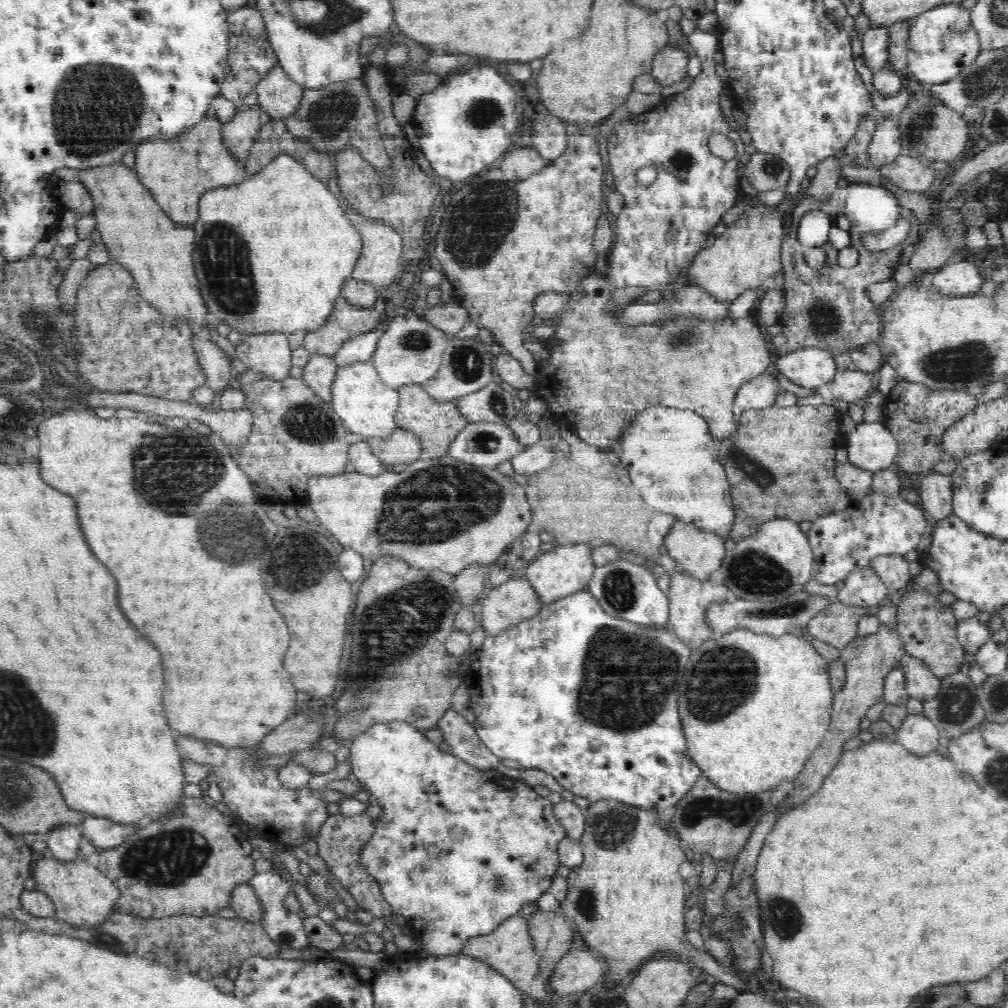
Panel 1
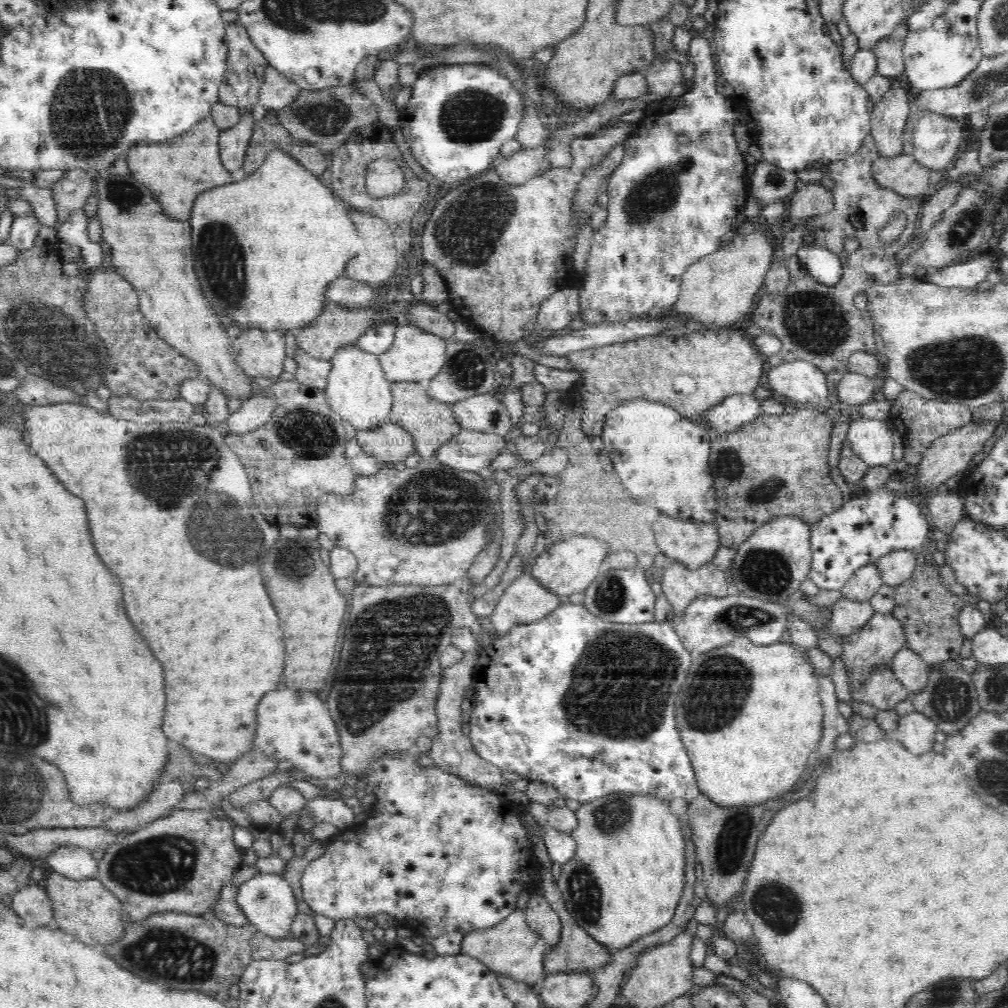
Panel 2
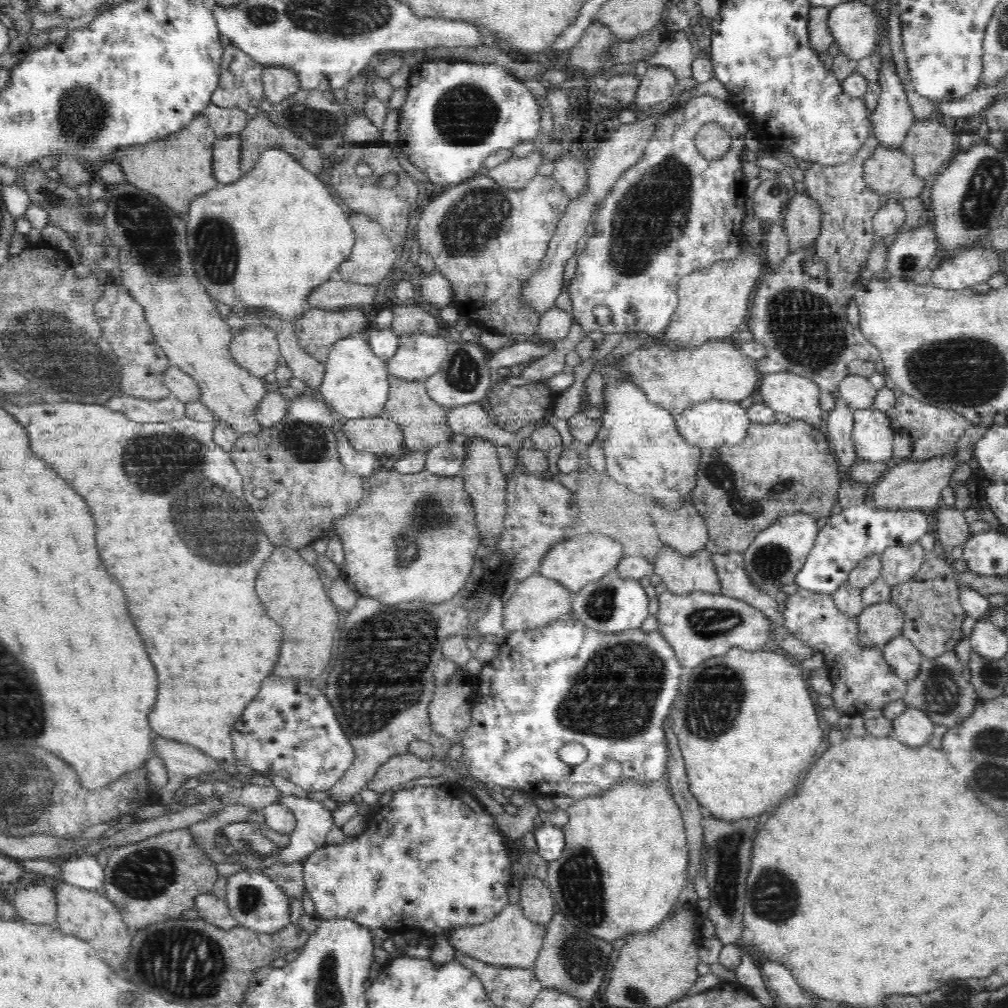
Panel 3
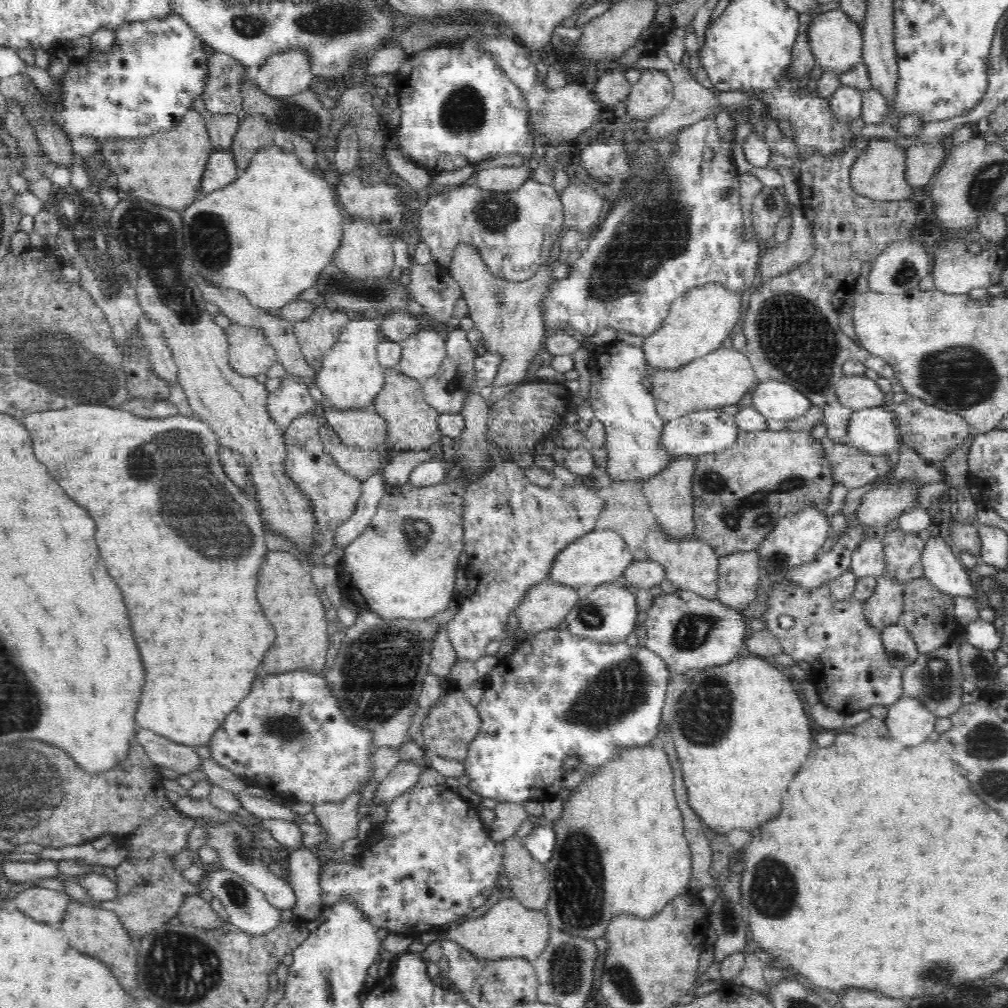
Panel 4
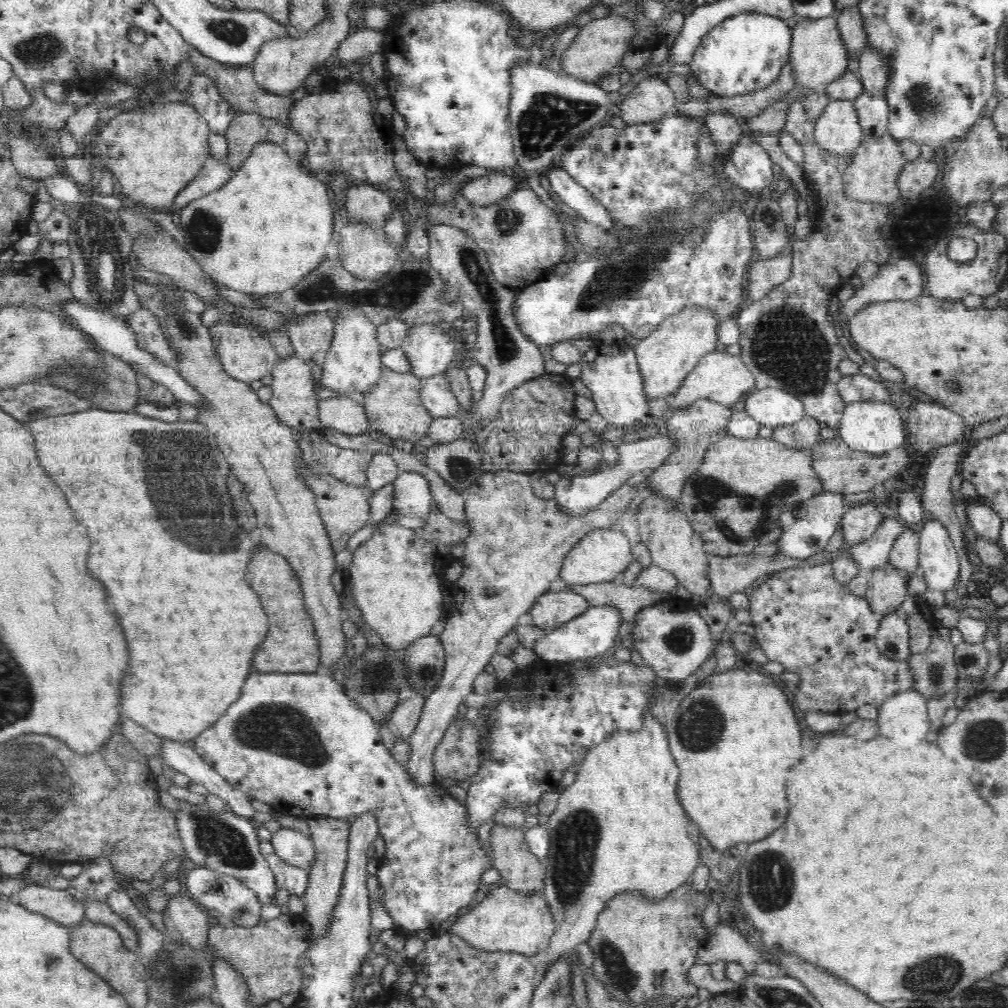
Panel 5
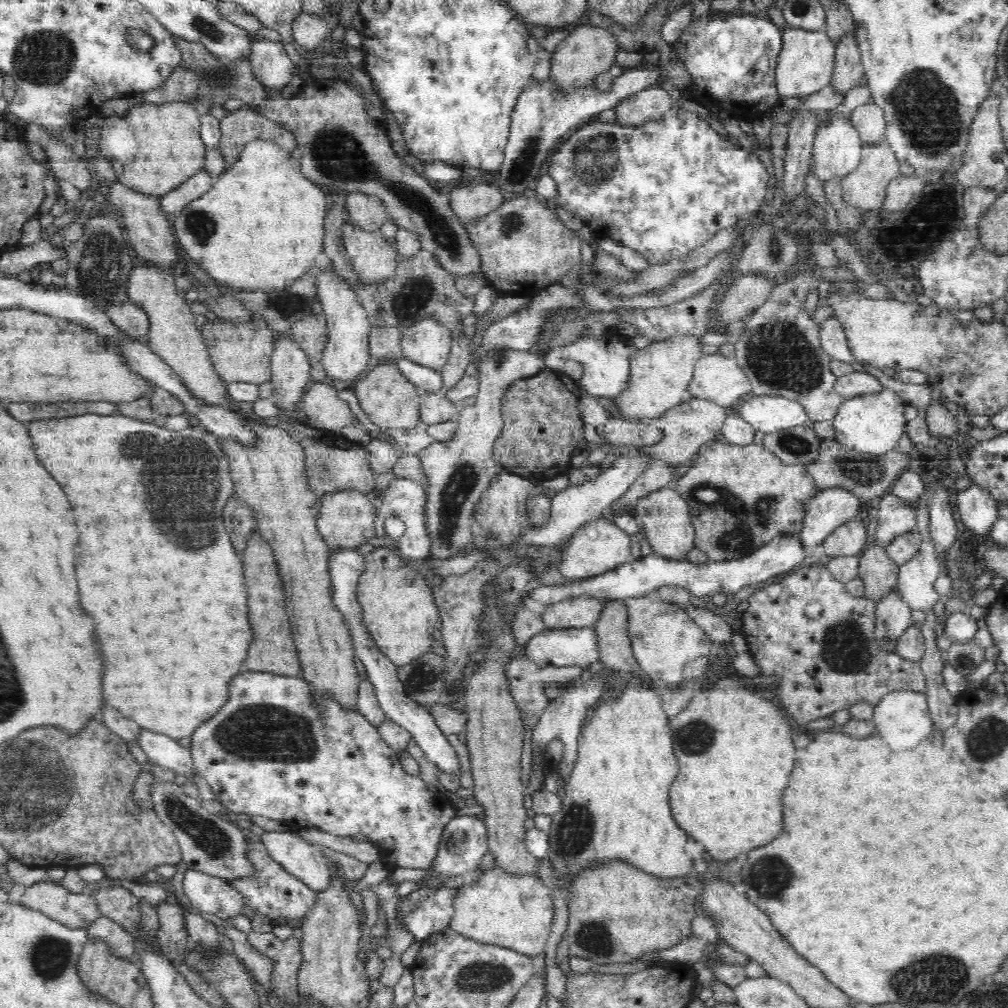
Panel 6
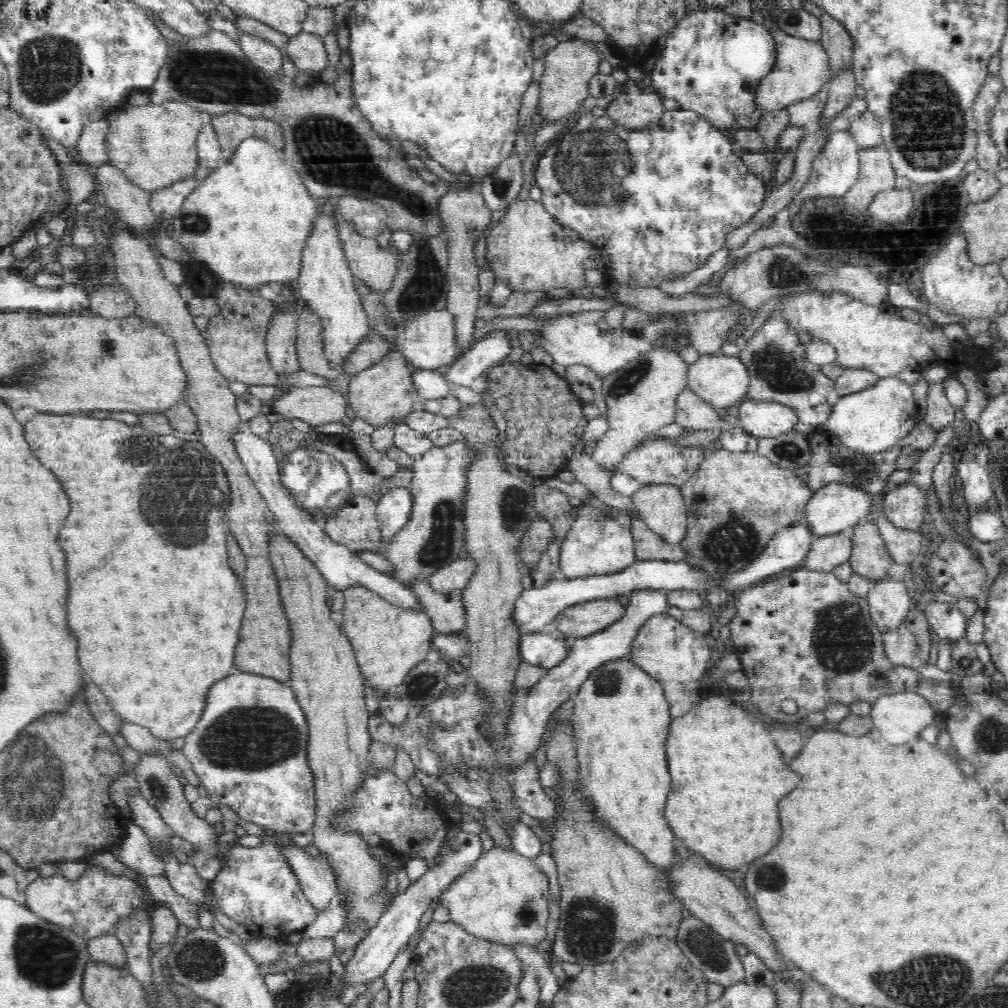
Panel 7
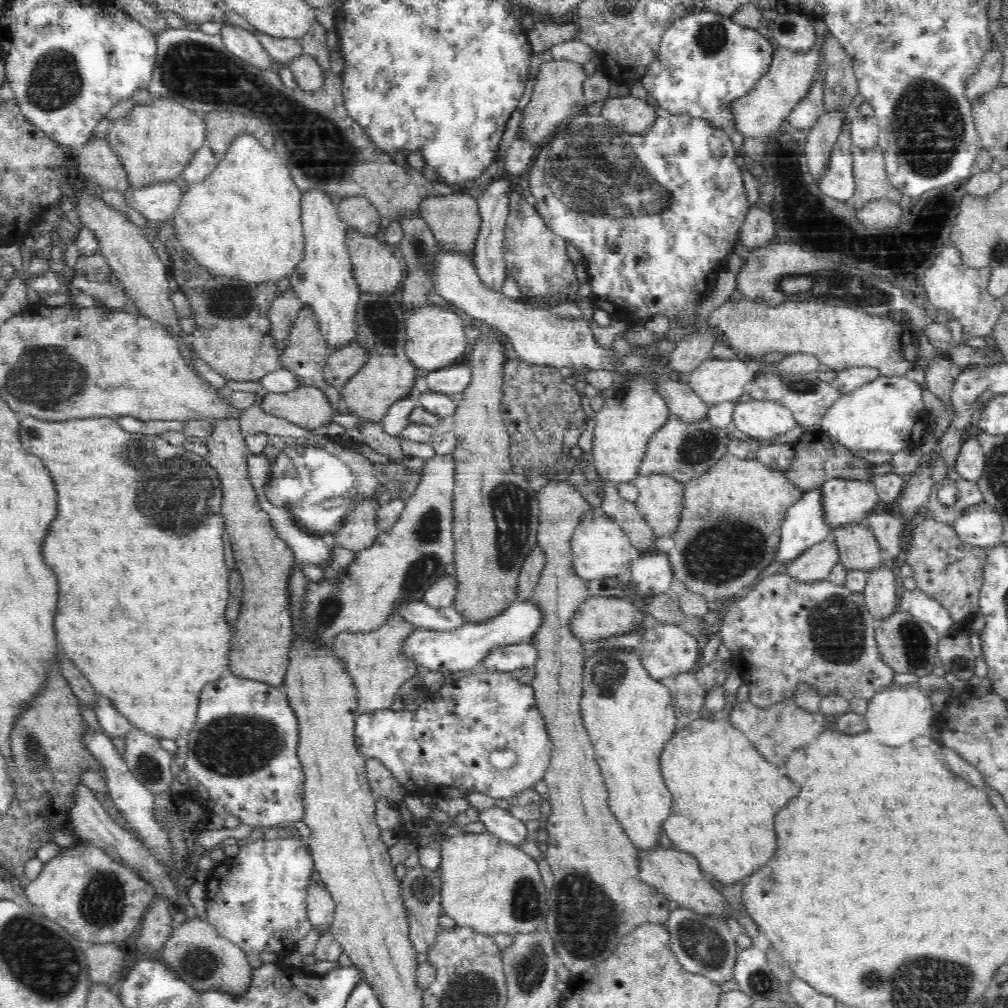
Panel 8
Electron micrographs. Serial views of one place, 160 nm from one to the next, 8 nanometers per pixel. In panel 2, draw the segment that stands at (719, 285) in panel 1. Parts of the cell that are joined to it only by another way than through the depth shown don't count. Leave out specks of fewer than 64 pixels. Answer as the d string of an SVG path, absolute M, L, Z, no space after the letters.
M746 233L746 236L733 238L734 242L724 244L721 248L715 249L714 253L704 256L701 260L692 264L690 268L683 272L681 276L681 290L678 300L673 304L678 312L689 313L690 317L696 322L707 324L708 328L724 328L733 325L742 320L742 317L750 313L758 300L756 292L765 280L765 274L773 267L772 258L774 257L774 248L770 240L762 234Z

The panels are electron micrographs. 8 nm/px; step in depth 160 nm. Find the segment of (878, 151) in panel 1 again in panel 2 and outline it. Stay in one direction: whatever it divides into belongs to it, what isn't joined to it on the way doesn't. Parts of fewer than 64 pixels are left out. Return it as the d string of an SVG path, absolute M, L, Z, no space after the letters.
M890 79L891 87L876 102L870 125L871 136L883 159L893 159L894 156L903 154L903 131L913 109L907 99L909 87L905 90L900 81Z

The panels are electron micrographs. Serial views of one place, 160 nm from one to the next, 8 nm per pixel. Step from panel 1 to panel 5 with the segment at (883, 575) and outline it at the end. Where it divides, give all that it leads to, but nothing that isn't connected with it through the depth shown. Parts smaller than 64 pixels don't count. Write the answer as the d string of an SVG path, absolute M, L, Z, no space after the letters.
M909 528L896 538L889 554L889 563L911 577L919 568L920 554L919 532Z

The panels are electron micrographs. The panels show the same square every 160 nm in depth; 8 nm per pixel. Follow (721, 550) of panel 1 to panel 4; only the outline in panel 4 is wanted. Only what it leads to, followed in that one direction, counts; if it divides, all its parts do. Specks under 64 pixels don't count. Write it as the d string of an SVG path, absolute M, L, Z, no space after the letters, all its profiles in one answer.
M681 455L676 458L664 472L658 476L652 476L650 480L640 484L642 492L646 496L650 510L656 519L659 530L667 534L669 538L686 539L692 536L696 530L693 520L693 476L696 458L694 456Z

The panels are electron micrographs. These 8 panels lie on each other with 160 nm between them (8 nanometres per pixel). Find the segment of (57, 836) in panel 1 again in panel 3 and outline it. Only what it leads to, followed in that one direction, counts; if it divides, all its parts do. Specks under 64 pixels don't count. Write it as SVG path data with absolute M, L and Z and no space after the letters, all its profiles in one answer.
M88 854L82 857L71 857L60 867L63 881L80 888L98 888L103 890L104 868L96 857Z

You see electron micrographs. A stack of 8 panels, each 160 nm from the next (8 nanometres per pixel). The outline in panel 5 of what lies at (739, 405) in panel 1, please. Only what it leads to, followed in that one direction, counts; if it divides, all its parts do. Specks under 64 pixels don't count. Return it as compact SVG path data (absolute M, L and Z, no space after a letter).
M669 434L648 437L636 442L621 443L618 445L618 463L614 466L606 466L600 472L590 472L589 476L574 475L571 477L562 476L555 484L554 499L560 503L569 516L582 516L583 513L596 508L613 494L620 486L626 483L638 481L644 474L664 464L665 458L673 452L677 442Z

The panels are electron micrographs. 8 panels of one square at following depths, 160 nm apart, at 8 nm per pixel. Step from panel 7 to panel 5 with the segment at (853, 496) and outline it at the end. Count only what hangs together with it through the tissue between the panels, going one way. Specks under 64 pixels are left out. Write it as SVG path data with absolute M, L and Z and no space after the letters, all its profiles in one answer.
M830 492L813 496L812 499L806 501L803 508L806 510L805 518L796 519L793 513L784 514L780 518L782 533L779 534L779 538L775 542L777 552L781 555L805 559L823 551L830 538L834 536L834 532L838 530L838 525L846 512L842 495Z

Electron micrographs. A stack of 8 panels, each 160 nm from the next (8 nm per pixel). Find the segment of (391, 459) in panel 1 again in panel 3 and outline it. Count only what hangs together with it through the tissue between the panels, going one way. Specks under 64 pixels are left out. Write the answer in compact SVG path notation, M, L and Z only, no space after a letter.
M381 415L368 419L343 419L341 431L360 452L372 453L382 460L394 453L404 454L405 436L398 423Z

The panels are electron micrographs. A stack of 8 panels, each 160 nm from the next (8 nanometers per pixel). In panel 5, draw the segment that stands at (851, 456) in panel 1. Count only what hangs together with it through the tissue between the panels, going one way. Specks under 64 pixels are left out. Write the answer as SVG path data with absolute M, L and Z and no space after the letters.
M890 401L882 403L852 403L847 404L843 412L838 436L852 450L867 452L871 455L881 455L897 448L906 447L906 429L894 404Z

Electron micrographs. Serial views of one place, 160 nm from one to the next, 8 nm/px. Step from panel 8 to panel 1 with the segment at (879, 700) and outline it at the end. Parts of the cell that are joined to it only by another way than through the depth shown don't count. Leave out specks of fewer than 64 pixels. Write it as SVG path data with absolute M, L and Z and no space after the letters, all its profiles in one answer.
M908 715L897 729L897 741L915 755L936 752L939 746L937 725L922 715Z

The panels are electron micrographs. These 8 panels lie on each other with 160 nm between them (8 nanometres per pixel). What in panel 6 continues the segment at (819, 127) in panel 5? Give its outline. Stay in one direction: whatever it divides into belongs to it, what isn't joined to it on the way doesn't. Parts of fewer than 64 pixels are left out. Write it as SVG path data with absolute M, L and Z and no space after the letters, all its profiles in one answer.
M833 119L826 127L818 128L813 142L812 162L817 166L812 174L822 185L832 178L844 179L848 172L858 169L863 143L851 120Z

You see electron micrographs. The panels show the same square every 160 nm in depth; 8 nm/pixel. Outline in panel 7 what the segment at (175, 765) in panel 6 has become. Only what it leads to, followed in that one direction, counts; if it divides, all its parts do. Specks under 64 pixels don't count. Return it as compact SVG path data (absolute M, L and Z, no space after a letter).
M124 721L119 729L120 736L124 737L126 743L139 753L162 753L166 758L171 753L170 741L152 736L150 730L140 724Z

